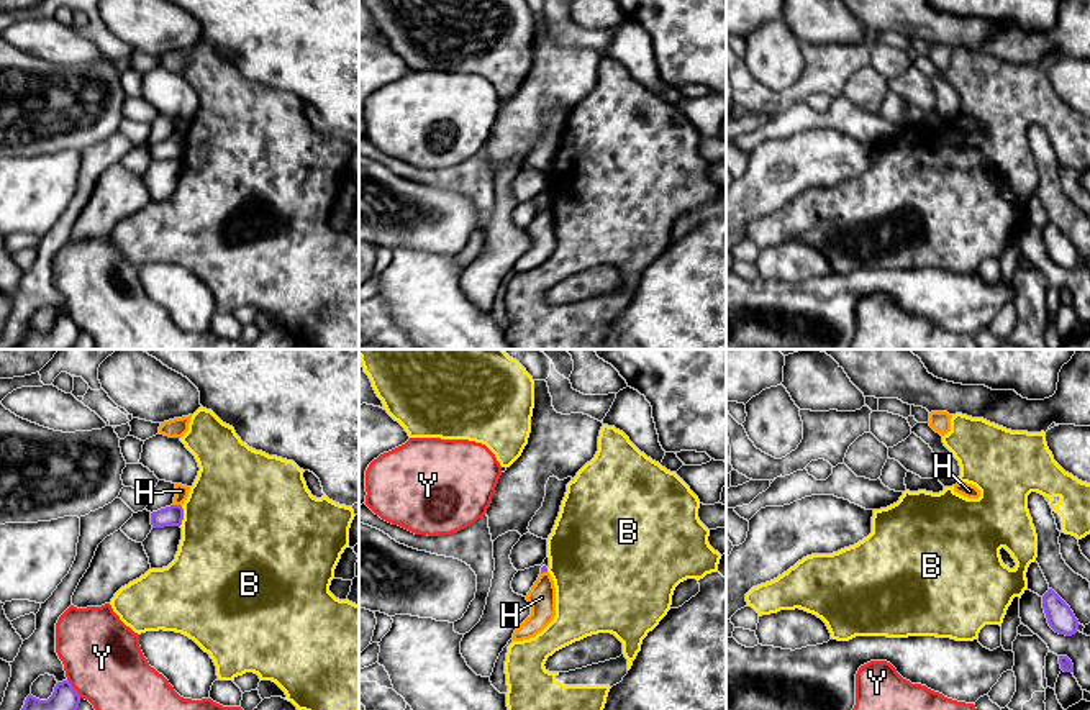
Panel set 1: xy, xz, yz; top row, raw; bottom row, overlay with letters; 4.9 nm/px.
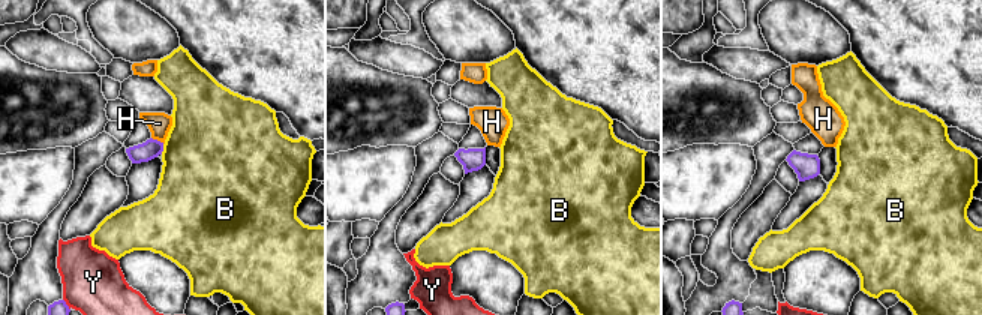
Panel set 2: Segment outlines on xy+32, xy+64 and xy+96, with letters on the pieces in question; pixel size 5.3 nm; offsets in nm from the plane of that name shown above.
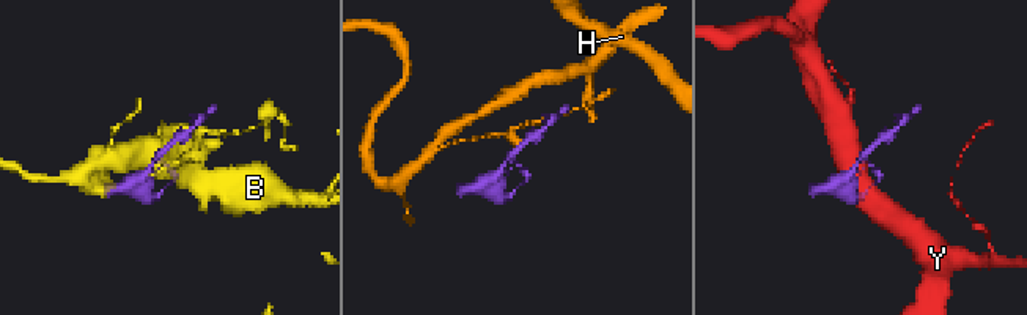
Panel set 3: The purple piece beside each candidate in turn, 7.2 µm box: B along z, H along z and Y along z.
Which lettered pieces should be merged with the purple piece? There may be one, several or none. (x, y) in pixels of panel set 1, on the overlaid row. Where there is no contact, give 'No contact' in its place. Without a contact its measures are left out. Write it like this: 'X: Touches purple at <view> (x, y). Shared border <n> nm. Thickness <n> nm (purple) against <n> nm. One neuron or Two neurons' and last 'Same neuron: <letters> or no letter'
B: Touches purple at xy (182, 517). Shared border 100 nm. Thickness 100 nm (purple) against 500 nm. Two neurons
H: Touches purple at xy (177, 505). Shared border 50 nm. Thickness 100 nm (purple) against 60 nm. Two neurons
Y: Touches purple at xy (74, 689). Shared border 120 nm. Thickness 130 nm (purple) against 380 nm. Two neurons
Same neuron: no letter

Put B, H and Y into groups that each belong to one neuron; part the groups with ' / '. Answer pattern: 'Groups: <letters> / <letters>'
Groups: B / H / Y

